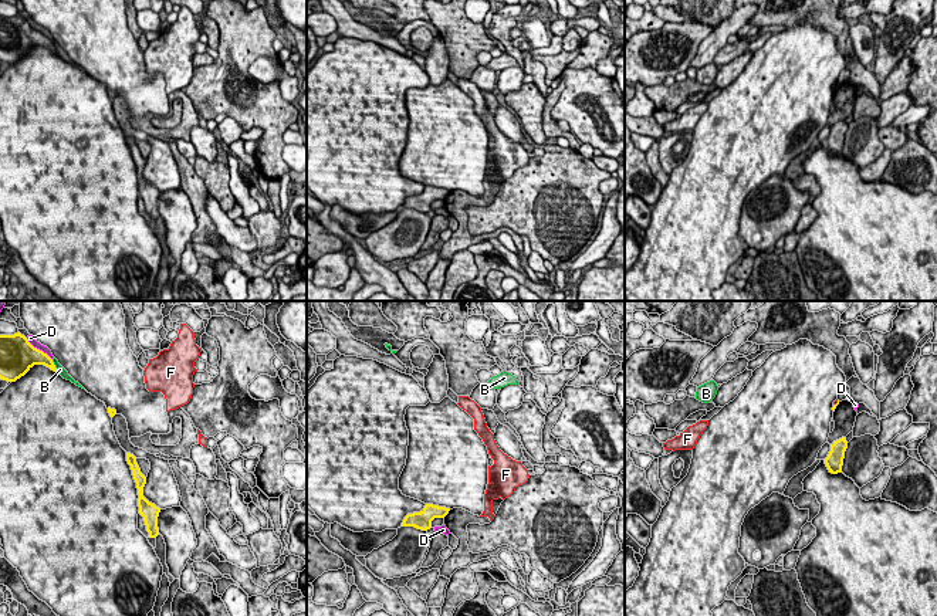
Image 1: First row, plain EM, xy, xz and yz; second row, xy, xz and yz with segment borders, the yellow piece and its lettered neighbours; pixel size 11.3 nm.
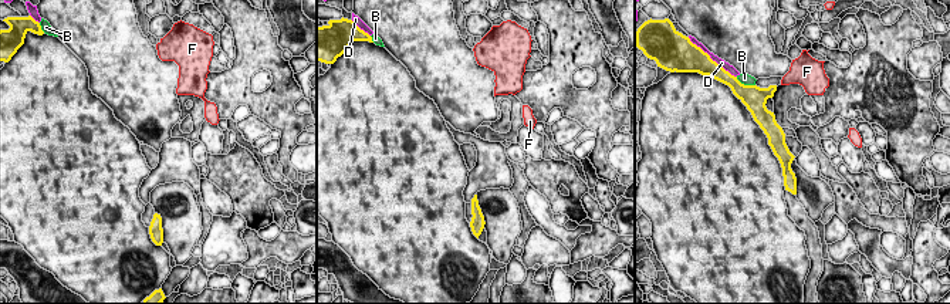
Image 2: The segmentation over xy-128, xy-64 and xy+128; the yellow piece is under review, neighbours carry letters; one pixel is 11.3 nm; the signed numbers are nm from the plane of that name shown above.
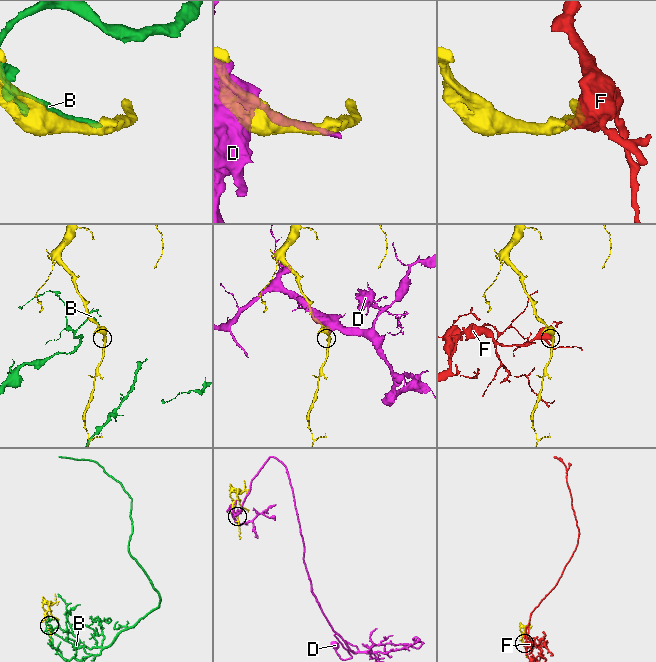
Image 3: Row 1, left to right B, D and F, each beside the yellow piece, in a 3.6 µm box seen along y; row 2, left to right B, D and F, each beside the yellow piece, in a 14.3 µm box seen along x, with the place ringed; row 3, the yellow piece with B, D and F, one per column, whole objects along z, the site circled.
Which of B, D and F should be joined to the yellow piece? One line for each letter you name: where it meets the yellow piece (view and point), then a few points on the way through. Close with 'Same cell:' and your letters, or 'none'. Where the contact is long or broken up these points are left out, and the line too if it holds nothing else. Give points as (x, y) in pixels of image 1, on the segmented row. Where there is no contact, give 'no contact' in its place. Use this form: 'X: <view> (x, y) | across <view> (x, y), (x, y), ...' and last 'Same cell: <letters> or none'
Same cell: none

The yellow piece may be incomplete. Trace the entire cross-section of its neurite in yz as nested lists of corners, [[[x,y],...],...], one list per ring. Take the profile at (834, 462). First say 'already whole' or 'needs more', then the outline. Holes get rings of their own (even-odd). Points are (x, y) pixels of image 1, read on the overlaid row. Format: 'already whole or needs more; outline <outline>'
already whole; outline [[[842,437],[831,444],[831,451],[825,458],[825,464],[832,474],[842,473],[845,451],[848,449],[846,437]]]

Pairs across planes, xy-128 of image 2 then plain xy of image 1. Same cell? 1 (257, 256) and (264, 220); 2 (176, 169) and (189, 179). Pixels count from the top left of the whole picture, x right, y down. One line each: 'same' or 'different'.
1: same
2: different

